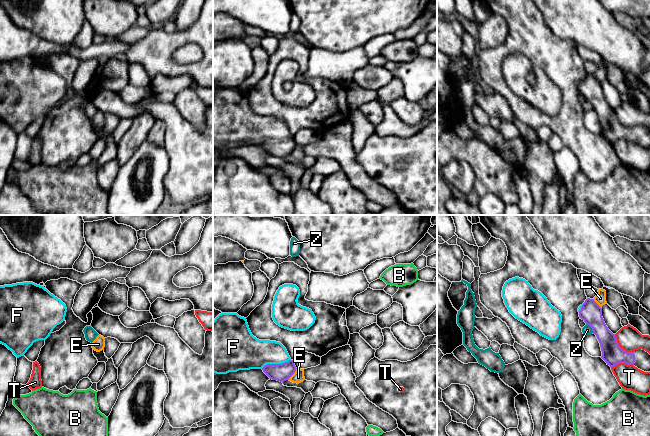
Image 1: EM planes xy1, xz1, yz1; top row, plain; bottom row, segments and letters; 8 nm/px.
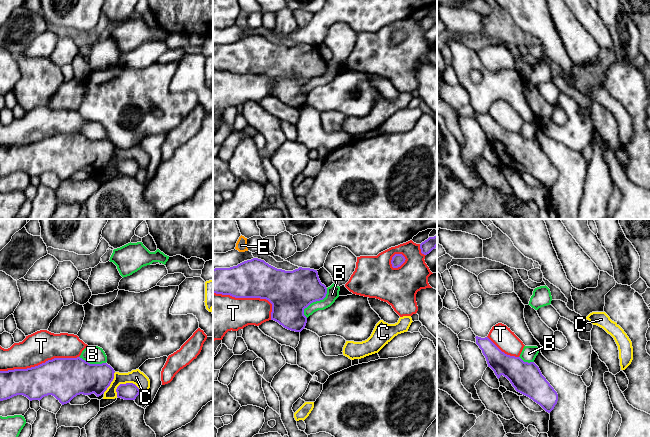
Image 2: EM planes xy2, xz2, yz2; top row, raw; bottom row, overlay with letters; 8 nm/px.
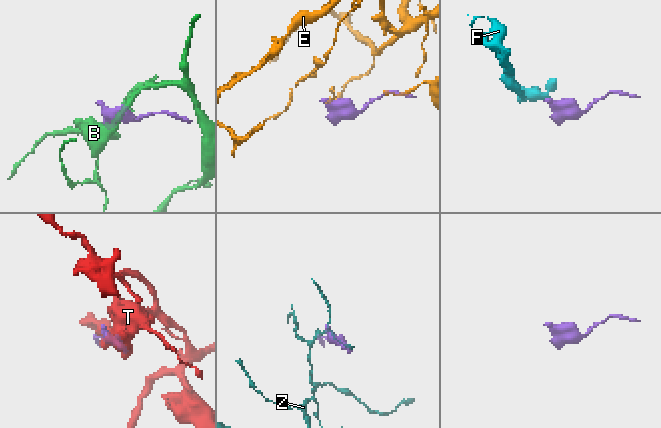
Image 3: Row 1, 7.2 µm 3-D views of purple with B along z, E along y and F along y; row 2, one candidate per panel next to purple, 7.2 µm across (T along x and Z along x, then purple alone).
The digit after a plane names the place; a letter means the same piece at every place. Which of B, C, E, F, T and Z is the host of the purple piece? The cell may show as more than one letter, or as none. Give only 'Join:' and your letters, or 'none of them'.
Join: F

